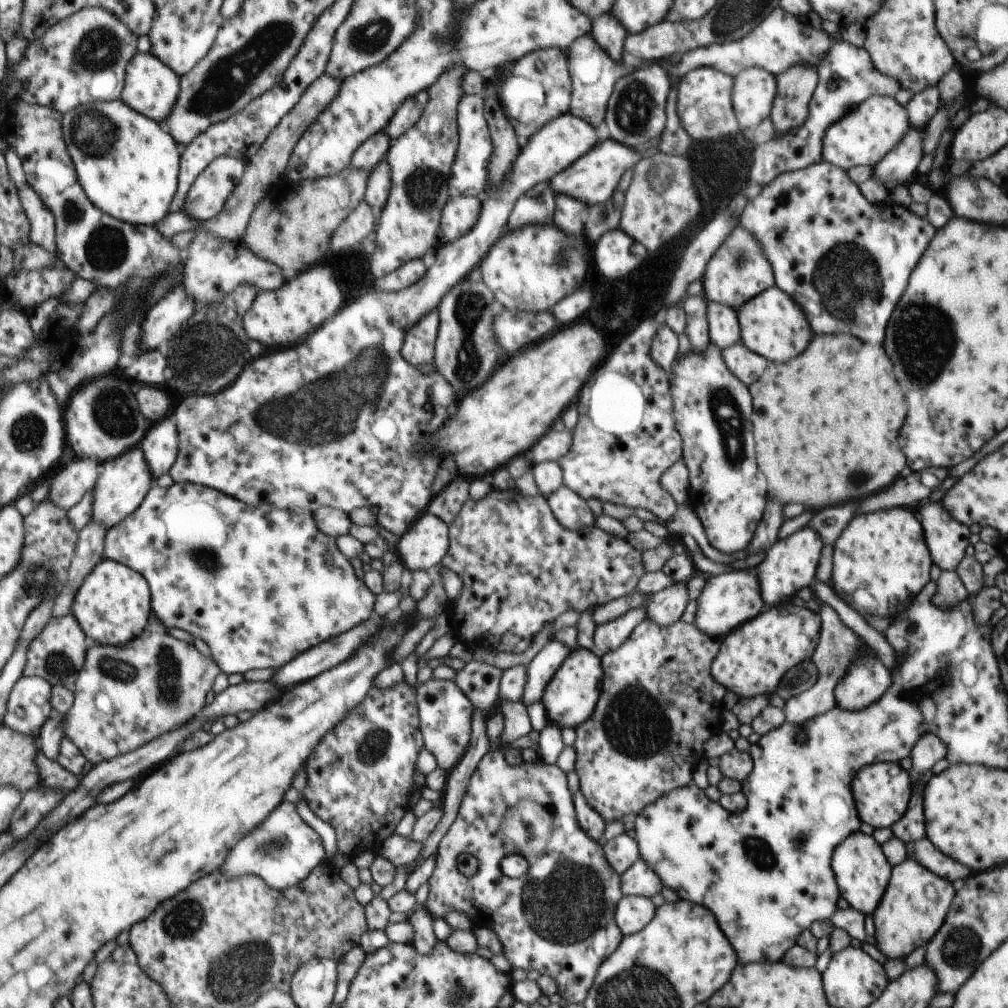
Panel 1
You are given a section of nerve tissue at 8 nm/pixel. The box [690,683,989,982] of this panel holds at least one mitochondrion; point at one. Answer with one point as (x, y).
(960, 949)

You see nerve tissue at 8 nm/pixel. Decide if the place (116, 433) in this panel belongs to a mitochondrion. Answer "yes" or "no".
yes

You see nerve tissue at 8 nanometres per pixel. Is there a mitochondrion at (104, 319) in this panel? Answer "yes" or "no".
no

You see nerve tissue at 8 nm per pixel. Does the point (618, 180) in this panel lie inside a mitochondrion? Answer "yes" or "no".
no

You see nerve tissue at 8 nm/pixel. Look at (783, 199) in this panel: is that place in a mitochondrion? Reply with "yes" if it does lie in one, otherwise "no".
no

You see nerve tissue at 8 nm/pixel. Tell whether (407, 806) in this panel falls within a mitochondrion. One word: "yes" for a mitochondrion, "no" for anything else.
no

